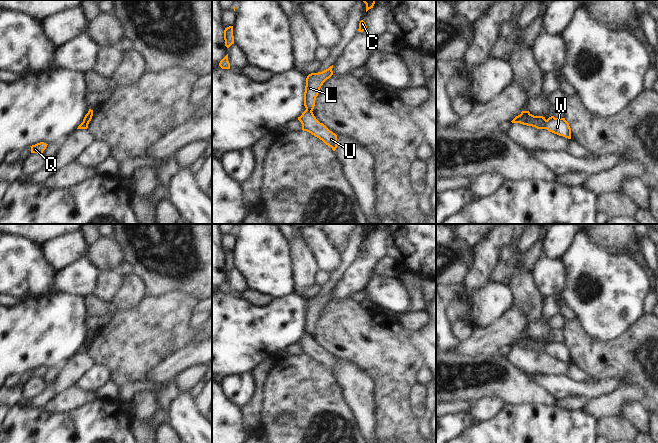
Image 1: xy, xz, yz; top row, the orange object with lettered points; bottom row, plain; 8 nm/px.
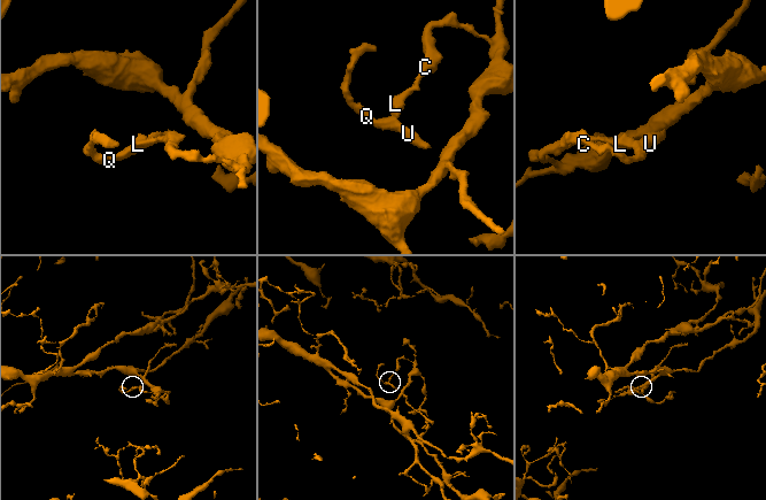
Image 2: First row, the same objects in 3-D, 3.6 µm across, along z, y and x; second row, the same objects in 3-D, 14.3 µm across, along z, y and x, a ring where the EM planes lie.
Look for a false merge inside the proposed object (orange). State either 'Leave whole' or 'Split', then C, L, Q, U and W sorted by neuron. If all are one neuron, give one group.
Split. Groups: C L / Q U W

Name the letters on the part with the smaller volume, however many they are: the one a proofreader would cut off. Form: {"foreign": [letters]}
{"foreign": ["Q", "U", "W"]}

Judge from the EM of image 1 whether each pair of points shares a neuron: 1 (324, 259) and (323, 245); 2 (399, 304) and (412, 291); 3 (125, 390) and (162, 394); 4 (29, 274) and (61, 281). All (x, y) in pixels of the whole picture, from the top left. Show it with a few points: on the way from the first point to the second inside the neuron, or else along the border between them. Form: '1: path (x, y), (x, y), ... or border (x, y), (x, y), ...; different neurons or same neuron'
1: path (324, 256), (323, 248); same neuron
2: border (403, 284), (409, 305), (404, 311), (395, 314); different neurons
3: path (134, 387), (153, 387); same neuron
4: border (57, 271), (51, 284), (53, 291); different neurons

